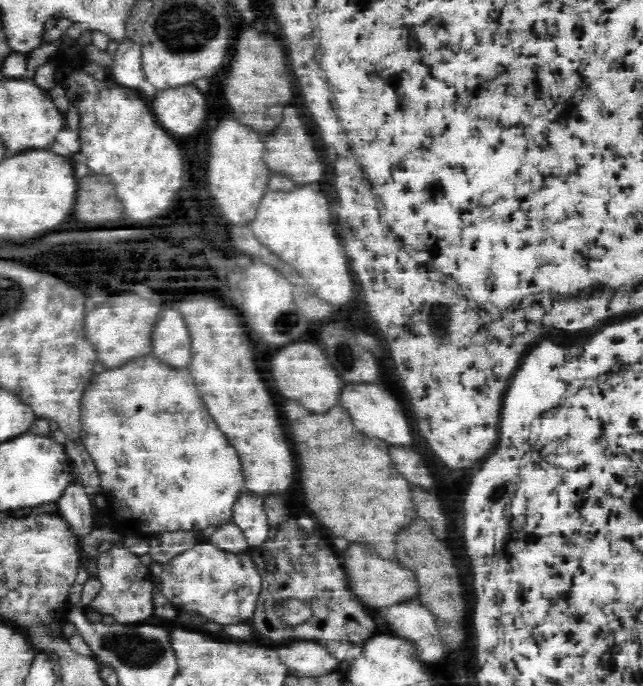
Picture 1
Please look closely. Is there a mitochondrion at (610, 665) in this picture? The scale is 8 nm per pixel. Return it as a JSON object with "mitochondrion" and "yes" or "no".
{"mitochondrion":"no"}

